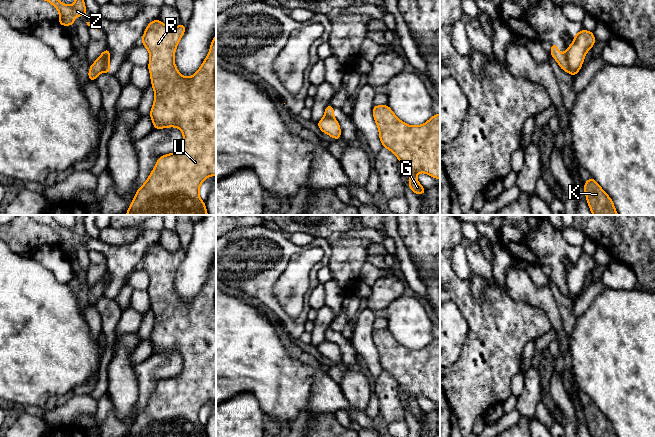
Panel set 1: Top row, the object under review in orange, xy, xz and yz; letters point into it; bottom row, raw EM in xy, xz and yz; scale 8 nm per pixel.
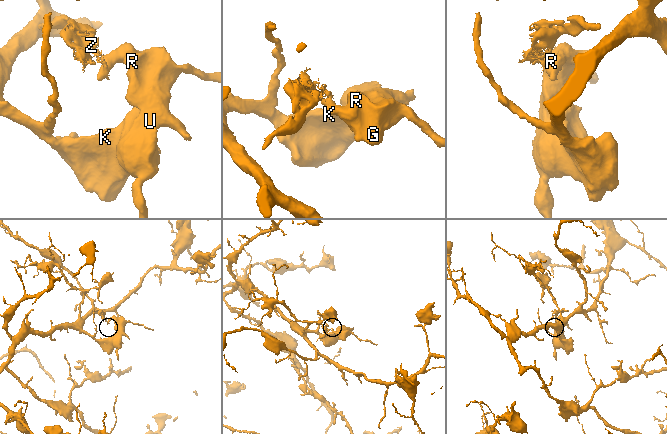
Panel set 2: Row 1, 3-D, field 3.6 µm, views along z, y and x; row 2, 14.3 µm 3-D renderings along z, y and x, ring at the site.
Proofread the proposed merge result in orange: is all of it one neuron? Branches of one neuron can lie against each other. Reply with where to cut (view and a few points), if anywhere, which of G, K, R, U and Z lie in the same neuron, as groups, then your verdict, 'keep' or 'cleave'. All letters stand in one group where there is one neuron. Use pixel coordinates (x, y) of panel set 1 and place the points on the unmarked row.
cut in yz along (565, 277), (568, 291), (576, 296); G K R U / Z; cleave

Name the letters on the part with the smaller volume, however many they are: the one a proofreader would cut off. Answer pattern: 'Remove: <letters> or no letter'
Remove: Z

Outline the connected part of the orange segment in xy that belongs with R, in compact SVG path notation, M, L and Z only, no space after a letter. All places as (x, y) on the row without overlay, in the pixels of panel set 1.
M159 243L145 253L141 267L148 273L148 293L155 321L148 338L154 353L178 351L184 367L177 376L160 380L147 405L137 414L127 437L207 437L199 422L201 407L216 399L216 258L201 291L191 301L183 301L174 286L176 271L186 249L170 252Z

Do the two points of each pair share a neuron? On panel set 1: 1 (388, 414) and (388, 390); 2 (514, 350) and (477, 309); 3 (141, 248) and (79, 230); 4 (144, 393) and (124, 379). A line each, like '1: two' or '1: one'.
1: one
2: one
3: one
4: two

